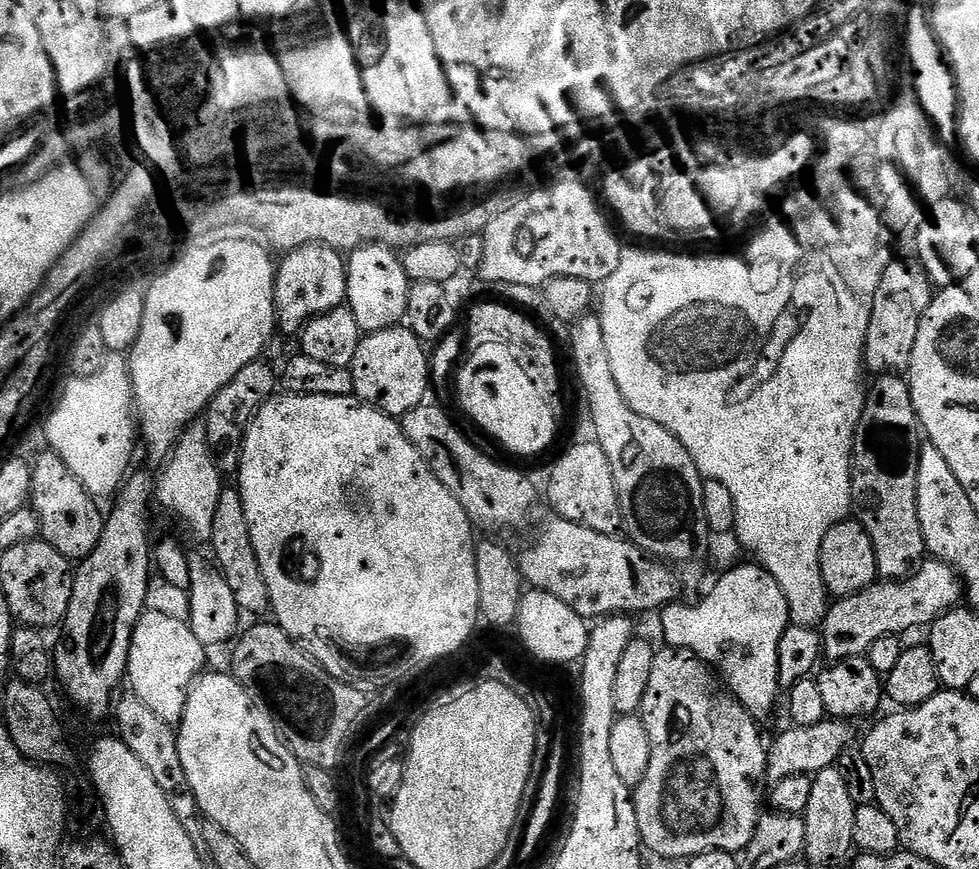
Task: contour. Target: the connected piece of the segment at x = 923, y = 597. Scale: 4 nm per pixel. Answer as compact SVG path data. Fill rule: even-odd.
M925 559L911 573L910 578L897 580L900 580L897 584L888 584L892 582L874 583L868 588L863 588L861 592L843 597L839 602L833 603L829 607L828 616L824 619L822 625L822 636L825 641L836 640L832 644L831 659L833 661L843 660L845 656L858 656L867 653L868 647L878 638L893 634L904 634L907 628L912 628L915 624L924 623L924 626L931 625L937 617L944 615L949 609L955 609L961 603L959 602L959 600L962 600L961 577L951 564L946 564L943 560Z

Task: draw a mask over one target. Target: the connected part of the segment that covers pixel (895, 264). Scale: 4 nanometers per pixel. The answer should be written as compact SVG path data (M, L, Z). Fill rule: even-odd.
M896 258L885 266L878 282L864 347L865 365L871 371L873 368L873 373L884 374L889 370L907 369L914 350L914 341L918 339L918 326L922 326L922 318L933 295L934 289L928 281L926 270L915 259Z

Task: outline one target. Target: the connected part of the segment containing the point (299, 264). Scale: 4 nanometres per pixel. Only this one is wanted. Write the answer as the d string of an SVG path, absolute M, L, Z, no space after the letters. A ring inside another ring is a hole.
M305 244L291 249L276 270L276 319L279 331L299 333L308 321L341 307L348 299L345 257L325 244Z

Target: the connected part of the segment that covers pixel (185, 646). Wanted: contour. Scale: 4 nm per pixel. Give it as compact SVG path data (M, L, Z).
M145 611L132 629L126 673L127 683L132 683L131 695L146 702L146 706L150 706L150 710L167 724L179 725L186 710L188 692L205 671L204 654L206 648L194 636L188 620Z

